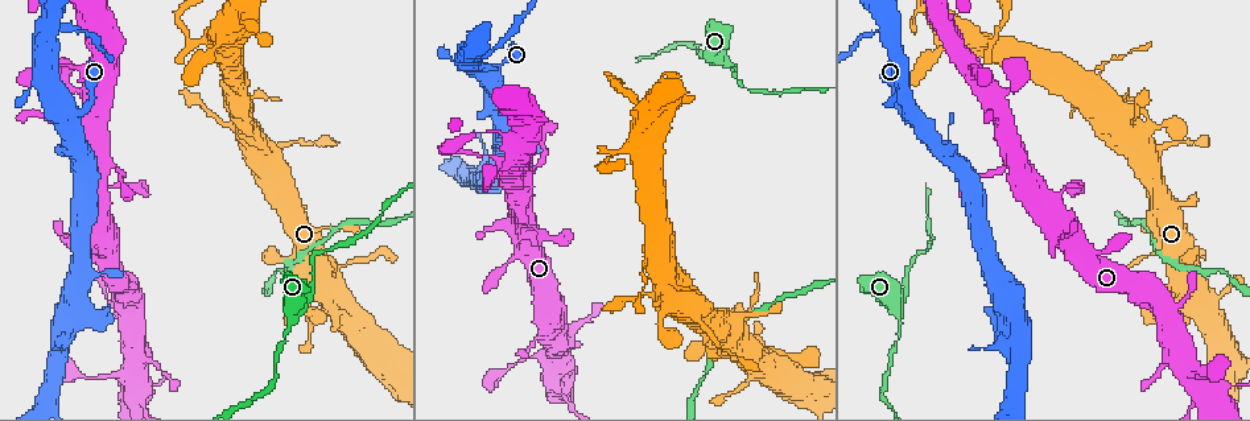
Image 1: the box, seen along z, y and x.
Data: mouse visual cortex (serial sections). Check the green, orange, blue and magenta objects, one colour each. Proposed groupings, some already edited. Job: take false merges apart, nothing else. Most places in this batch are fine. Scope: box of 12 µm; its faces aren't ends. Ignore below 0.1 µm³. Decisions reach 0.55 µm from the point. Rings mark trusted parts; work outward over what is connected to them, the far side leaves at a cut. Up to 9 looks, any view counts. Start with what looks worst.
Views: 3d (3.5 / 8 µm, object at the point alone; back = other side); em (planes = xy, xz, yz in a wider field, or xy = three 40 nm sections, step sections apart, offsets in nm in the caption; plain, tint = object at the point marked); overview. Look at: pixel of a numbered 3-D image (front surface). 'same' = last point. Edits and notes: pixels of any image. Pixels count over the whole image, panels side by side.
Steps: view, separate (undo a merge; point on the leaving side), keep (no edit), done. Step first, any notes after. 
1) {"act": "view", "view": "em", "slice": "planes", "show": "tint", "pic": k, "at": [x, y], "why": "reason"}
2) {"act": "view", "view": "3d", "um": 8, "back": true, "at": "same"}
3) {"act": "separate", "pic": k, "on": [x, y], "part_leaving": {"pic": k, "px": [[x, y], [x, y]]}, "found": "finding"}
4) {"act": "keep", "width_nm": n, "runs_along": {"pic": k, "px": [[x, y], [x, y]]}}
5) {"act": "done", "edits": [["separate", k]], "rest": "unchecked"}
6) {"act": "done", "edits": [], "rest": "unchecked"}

{"act": "view", "view": "3d", "um": 3.5, "pic": 1, "at": [284, 341], "why": "thin neck"}

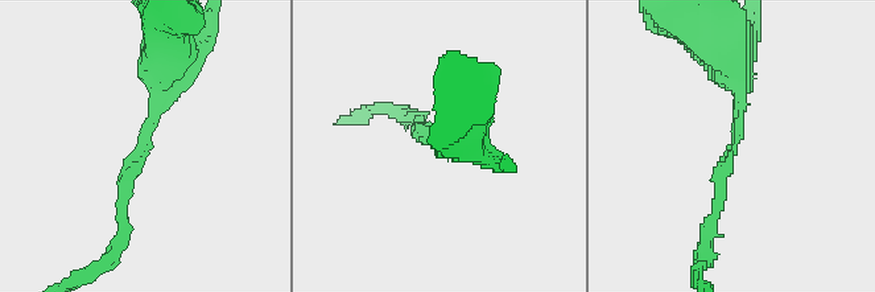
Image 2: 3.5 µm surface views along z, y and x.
{"act": "view", "view": "em", "slice": "xy", "step": 2, "show": "tint", "pic": 2, "at": [733, 148], "arm_widths_nm": [150, 300], "why": "shape alone is not enough"}

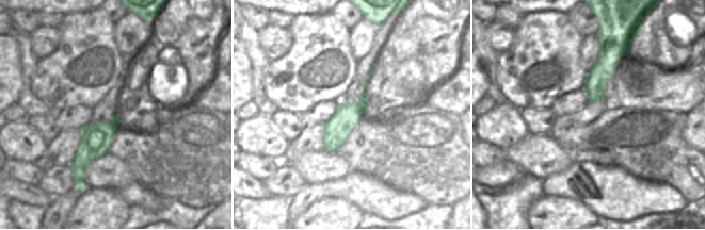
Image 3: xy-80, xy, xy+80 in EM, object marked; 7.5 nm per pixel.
{"act": "keep", "found": "one cell here"}

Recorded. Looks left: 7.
{"act": "view", "view": "3d", "um": 3.5, "pic": 1, "at": [188, 39]}

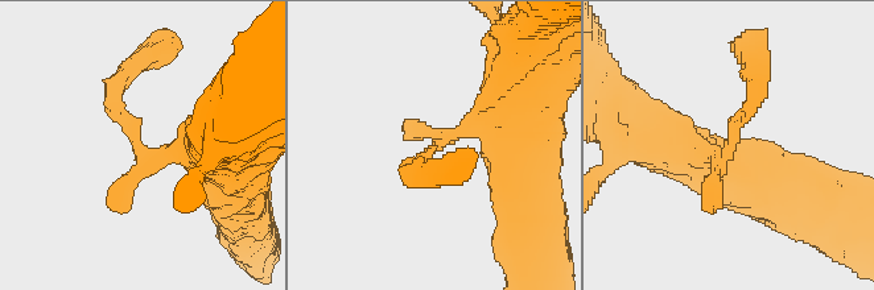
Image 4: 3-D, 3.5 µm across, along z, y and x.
{"act": "view", "view": "em", "slice": "planes", "show": "tint", "pic": 4, "at": [437, 144], "why": "now the EM"}

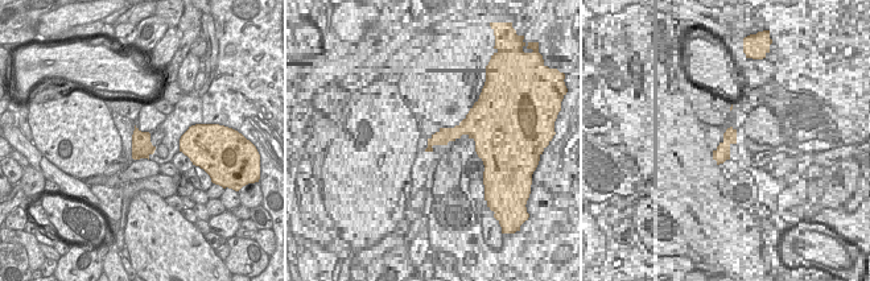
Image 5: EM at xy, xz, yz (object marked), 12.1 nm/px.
{"act": "keep", "runs_along": {"pic": 4, "px": [[234, 166], [148, 158], [111, 106], [124, 77]]}, "found": "all the same cell"}

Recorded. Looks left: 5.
{"act": "view", "view": "3d", "um": 3.5, "pic": 1, "at": [1182, 289], "why": "calibre changes"}

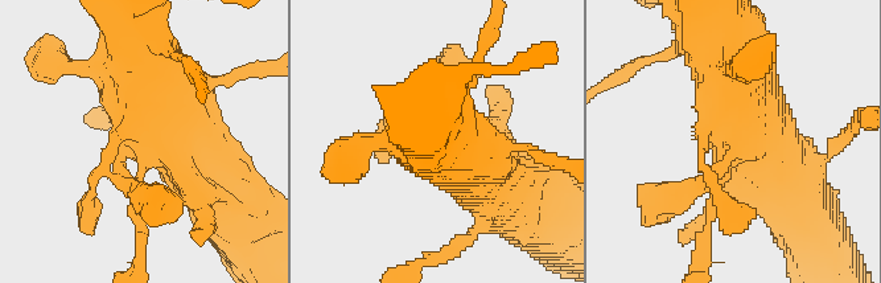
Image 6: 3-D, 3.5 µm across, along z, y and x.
{"act": "view", "view": "em", "slice": "xy", "step": 2, "show": "tint", "pic": 6, "at": [134, 135]}

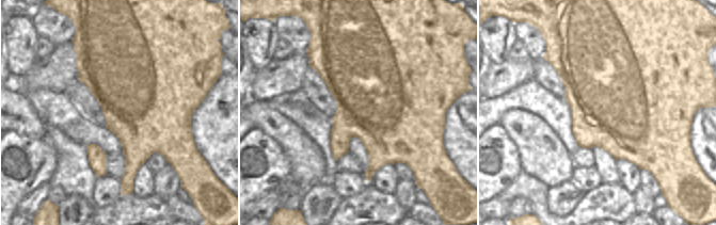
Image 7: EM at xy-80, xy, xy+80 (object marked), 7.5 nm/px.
{"act": "keep", "found": "continuous, no second cell"}

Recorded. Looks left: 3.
{"act": "view", "view": "3d", "um": 3.5, "pic": 1, "at": [69, 117], "why": "thin arm on a thick one"}

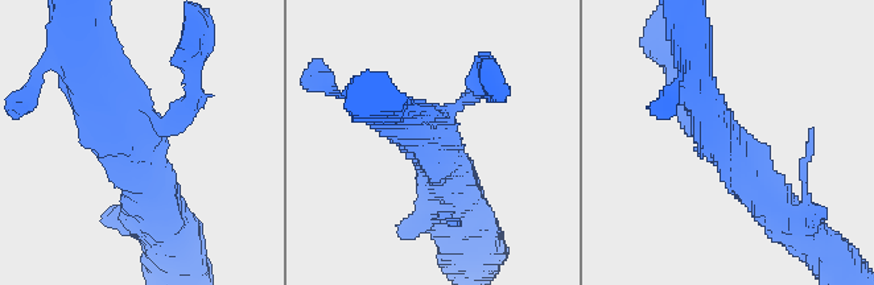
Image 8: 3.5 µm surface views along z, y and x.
{"act": "view", "view": "em", "slice": "xy", "step": 3, "show": "tint", "pic": 8, "at": [724, 139], "why": "need the tissue"}

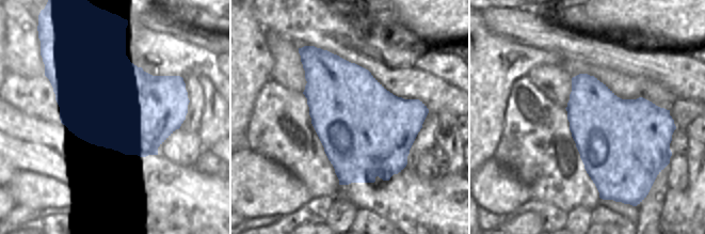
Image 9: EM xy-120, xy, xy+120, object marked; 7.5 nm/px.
{"act": "view", "view": "em", "slice": "xy", "step": 1, "show": "tint", "at": "same", "why": "cut it another way"}

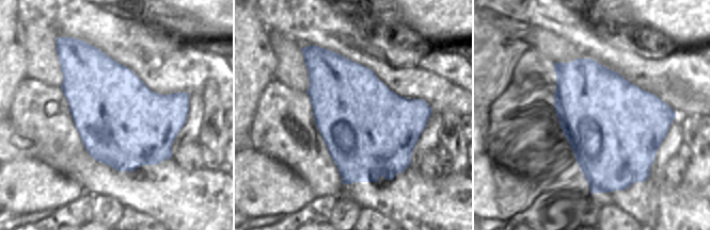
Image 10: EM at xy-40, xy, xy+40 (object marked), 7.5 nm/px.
{"act": "keep", "runs_along": {"pic": 8, "px": [[675, 95], [776, 209]]}, "found": "continuous, no second cell"}

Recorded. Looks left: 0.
{"act": "done", "edits": [], "rest": "unchecked"}

